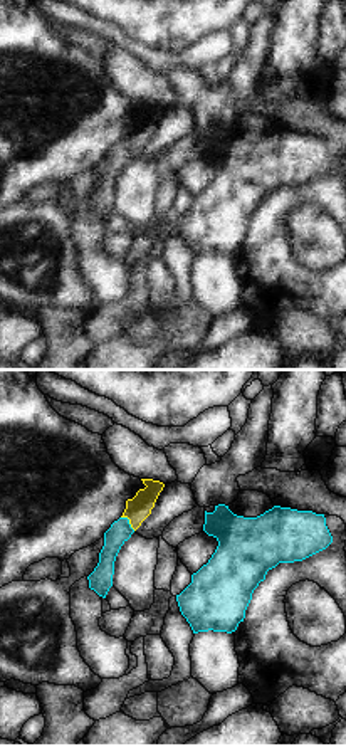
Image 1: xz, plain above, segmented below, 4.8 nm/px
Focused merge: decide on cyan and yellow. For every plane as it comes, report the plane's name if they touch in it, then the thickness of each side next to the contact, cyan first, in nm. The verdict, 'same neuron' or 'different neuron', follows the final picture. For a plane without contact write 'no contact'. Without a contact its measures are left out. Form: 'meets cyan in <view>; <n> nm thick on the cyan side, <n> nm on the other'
meets cyan in xz; 110 nm thick on the cyan side, 120 nm on the other

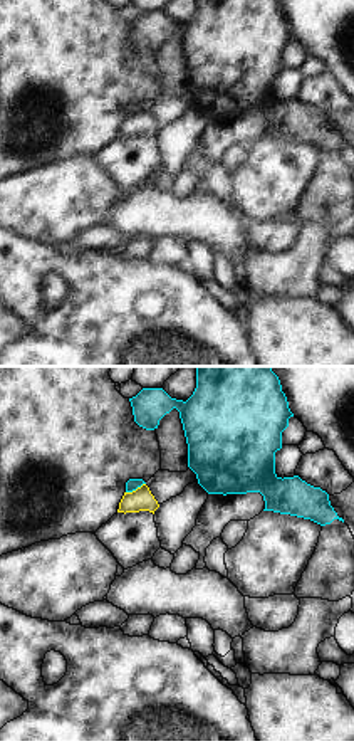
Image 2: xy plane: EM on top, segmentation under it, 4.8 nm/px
meets cyan in xy; 60 nm thick on the cyan side, 110 nm on the other

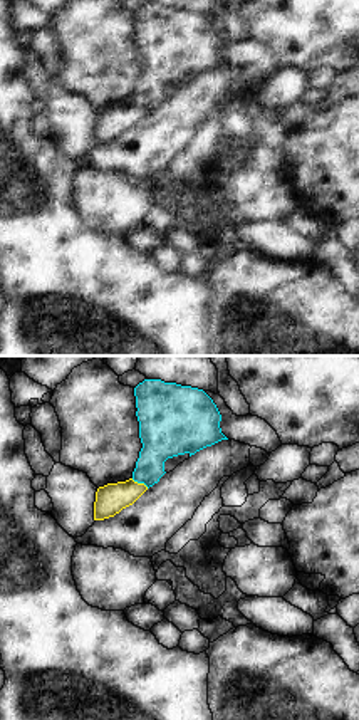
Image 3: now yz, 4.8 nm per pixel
meets cyan in yz; 220 nm thick on the cyan side, 150 nm on the other

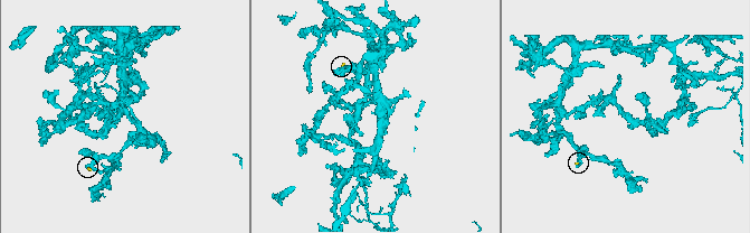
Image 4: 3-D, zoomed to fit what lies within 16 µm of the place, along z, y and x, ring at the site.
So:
different neuron

